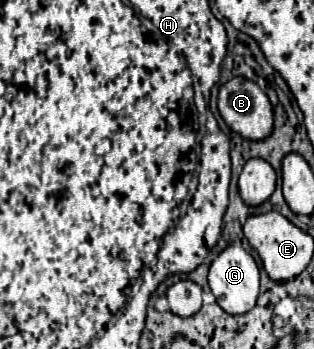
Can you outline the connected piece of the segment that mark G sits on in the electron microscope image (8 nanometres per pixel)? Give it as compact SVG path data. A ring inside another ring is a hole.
M230 244L210 266L210 274L208 274L208 282L210 282L210 290L216 296L218 306L232 314L232 316L240 316L250 312L256 306L256 298L258 298L258 266L256 260L238 244Z

